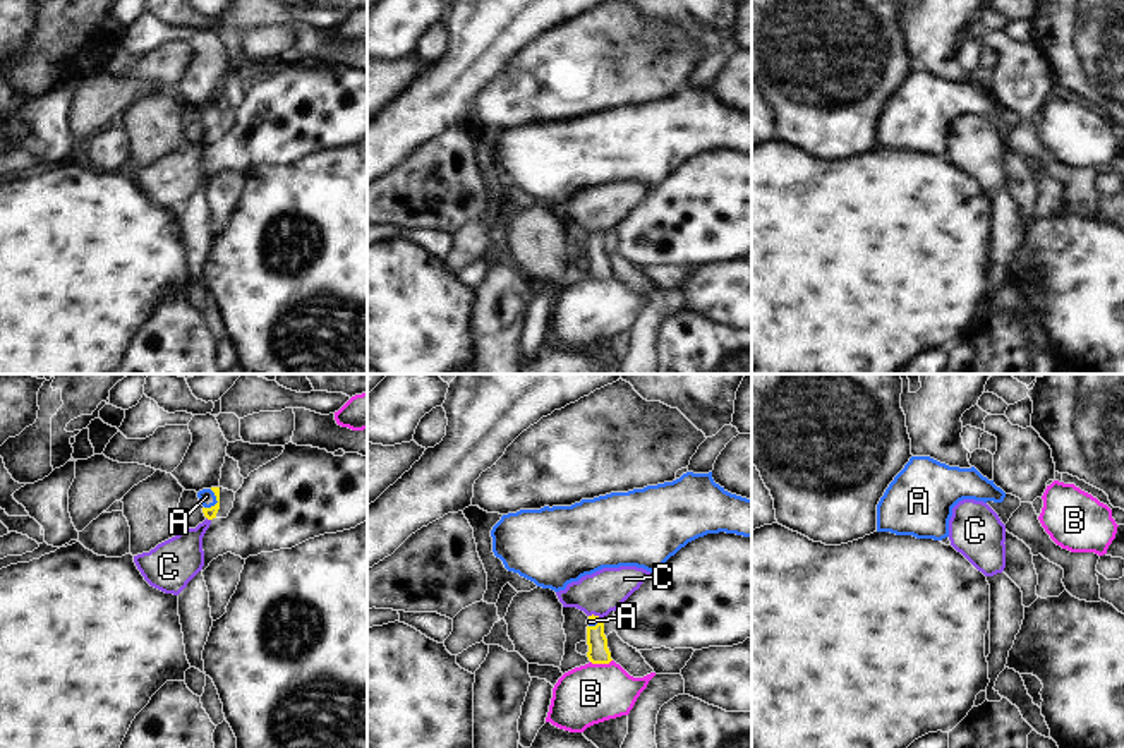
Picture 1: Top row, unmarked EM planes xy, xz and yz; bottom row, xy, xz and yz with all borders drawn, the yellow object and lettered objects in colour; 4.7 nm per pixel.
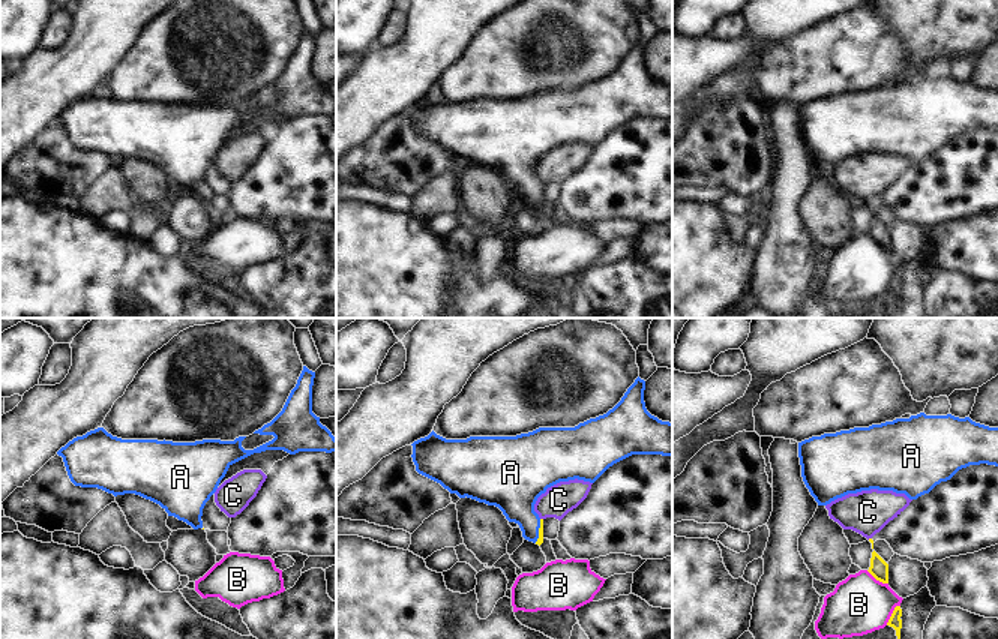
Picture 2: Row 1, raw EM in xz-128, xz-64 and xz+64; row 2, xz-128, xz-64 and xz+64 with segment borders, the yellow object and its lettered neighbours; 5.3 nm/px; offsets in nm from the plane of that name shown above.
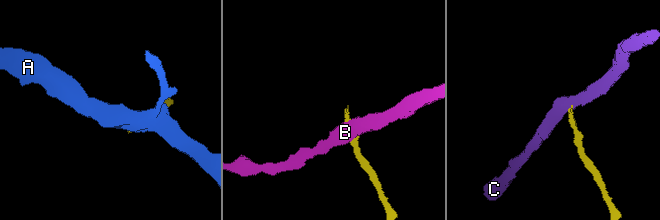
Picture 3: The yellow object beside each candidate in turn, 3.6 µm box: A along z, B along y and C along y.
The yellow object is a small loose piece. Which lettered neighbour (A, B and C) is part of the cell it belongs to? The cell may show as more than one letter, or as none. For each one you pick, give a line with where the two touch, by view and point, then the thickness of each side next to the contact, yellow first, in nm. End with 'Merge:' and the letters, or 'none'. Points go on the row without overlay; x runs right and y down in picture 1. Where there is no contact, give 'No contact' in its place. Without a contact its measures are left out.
A: Touches yellow at xy (217, 115). Thickness 60 nm (yellow) against 80 nm
Merge: A

